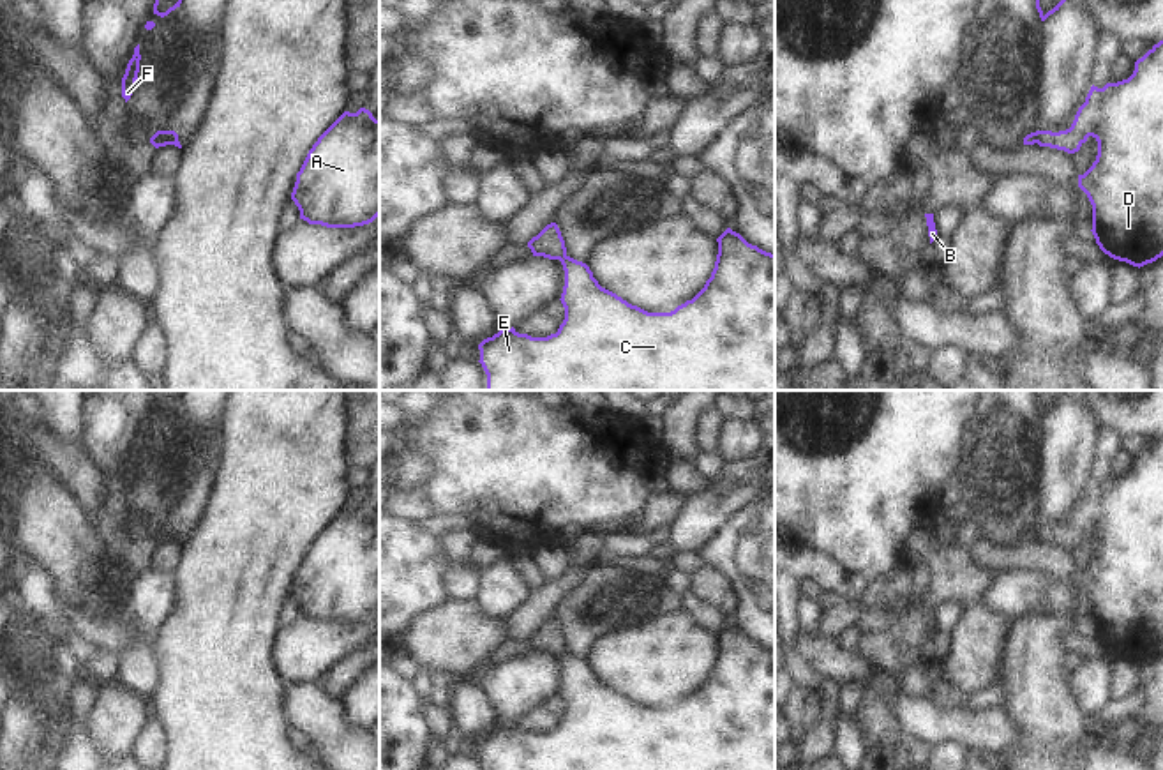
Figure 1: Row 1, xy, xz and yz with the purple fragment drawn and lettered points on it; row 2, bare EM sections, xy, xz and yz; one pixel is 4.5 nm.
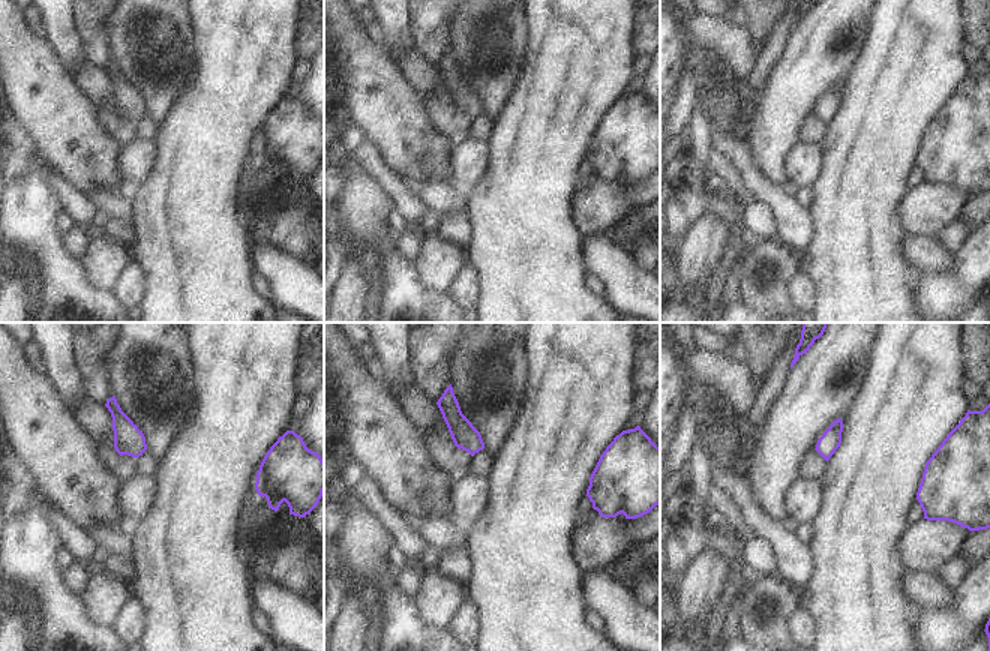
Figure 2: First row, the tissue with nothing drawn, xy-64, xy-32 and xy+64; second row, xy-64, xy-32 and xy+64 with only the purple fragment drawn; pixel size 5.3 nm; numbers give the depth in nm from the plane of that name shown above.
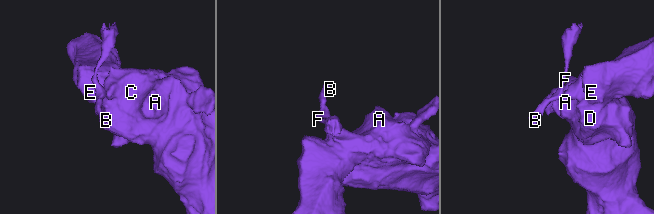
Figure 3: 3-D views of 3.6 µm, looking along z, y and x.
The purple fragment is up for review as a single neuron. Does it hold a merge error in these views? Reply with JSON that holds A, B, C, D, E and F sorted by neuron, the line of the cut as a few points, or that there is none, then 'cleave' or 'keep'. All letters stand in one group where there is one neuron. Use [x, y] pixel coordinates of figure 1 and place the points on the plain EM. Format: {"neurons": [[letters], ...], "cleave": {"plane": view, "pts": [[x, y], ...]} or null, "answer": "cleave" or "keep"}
{"neurons": [["A", "C", "D", "E"], ["B", "F"]], "cleave": {"plane": "xz", "pts": [[567, 652], [560, 656]]}, "answer": "cleave"}

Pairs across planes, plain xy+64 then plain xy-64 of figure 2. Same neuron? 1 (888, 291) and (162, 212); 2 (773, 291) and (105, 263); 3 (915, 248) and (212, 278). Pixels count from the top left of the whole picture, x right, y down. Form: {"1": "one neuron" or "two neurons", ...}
{"1": "one neuron", "2": "one neuron", "3": "two neurons"}

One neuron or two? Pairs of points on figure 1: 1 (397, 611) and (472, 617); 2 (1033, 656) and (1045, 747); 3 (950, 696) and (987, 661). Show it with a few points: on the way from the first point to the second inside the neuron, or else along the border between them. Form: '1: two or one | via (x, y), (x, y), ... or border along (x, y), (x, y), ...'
1: two | border along (450, 599), (424, 611), (405, 633)
2: one | via (1036, 679), (1036, 693), (1045, 707), (1045, 724)
3: two | border along (945, 675), (966, 698)

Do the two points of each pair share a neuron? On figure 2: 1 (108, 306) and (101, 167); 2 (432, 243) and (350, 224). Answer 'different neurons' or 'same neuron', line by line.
1: different neurons
2: different neurons

